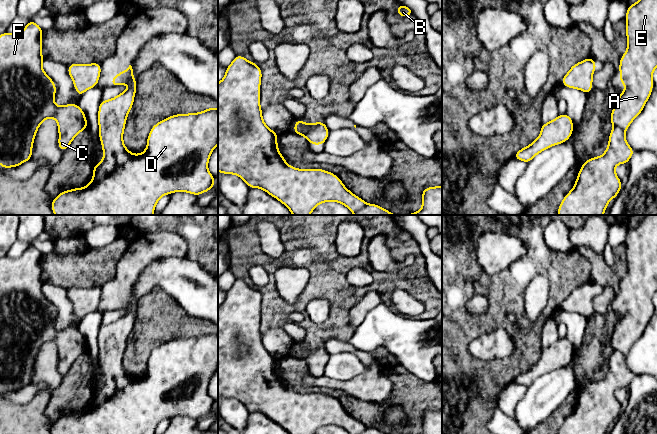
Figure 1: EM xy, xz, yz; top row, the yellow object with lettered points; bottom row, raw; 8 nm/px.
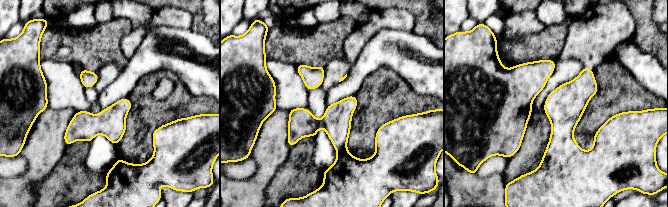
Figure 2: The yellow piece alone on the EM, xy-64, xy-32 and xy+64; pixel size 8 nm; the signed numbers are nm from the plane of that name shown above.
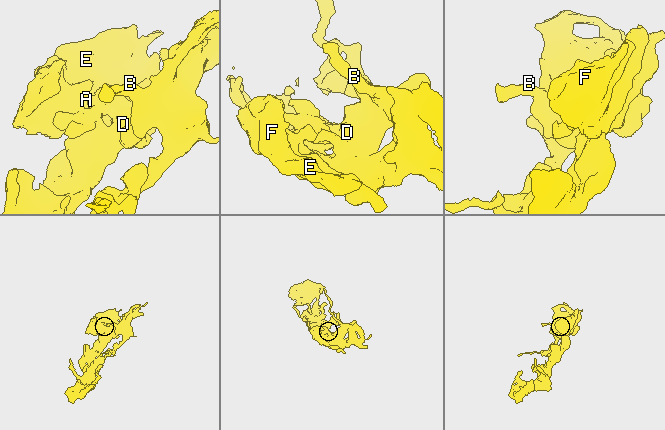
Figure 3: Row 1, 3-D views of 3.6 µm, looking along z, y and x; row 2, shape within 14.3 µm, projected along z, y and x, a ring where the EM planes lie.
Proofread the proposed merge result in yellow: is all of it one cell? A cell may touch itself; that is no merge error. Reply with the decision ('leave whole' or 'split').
leave whole

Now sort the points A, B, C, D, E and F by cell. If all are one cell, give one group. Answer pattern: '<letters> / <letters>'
A B C D E F

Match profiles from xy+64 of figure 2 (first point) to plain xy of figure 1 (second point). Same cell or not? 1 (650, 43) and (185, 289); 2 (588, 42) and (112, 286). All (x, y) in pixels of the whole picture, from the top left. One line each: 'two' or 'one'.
1: two
2: one

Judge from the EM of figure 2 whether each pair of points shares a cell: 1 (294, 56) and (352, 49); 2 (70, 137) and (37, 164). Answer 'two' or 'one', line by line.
1: two
2: one

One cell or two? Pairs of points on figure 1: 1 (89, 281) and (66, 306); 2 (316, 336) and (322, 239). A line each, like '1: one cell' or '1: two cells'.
1: two cells
2: one cell

